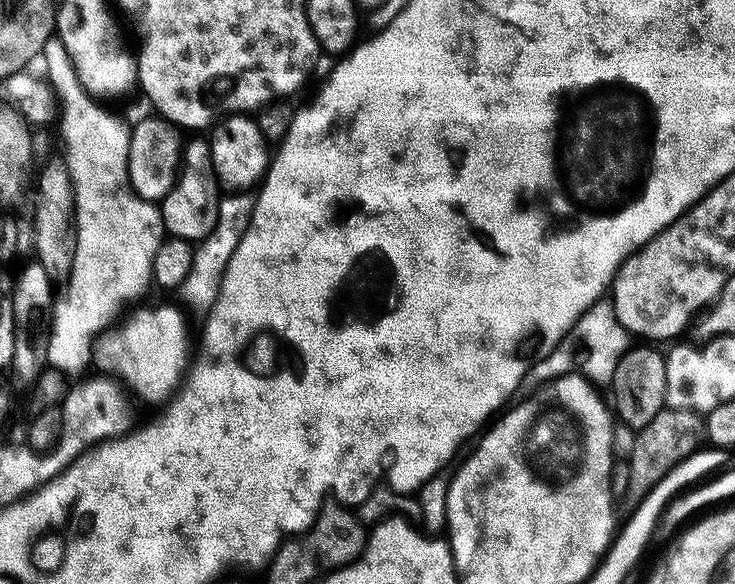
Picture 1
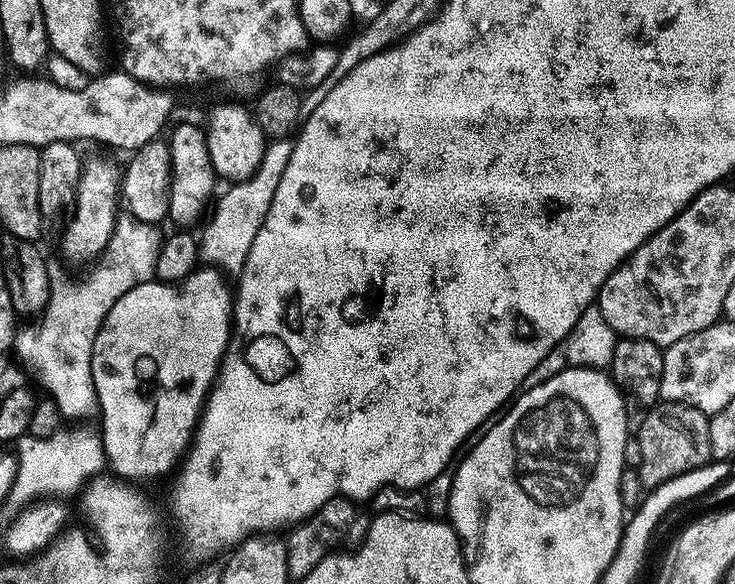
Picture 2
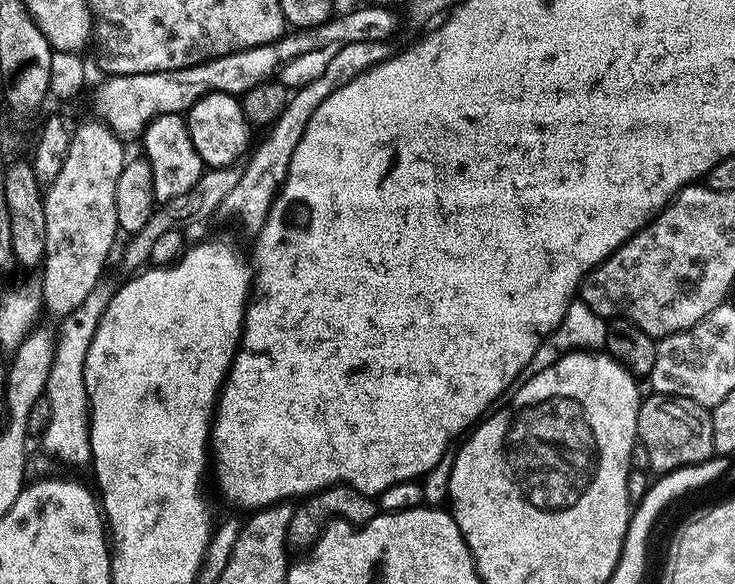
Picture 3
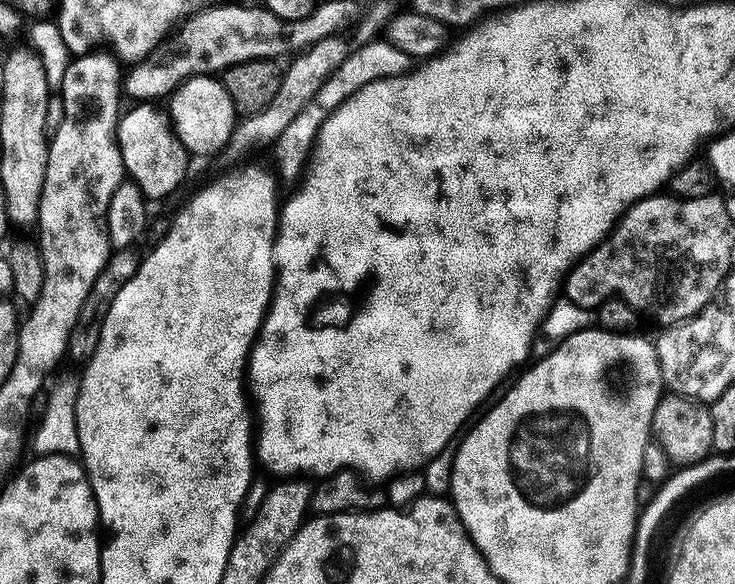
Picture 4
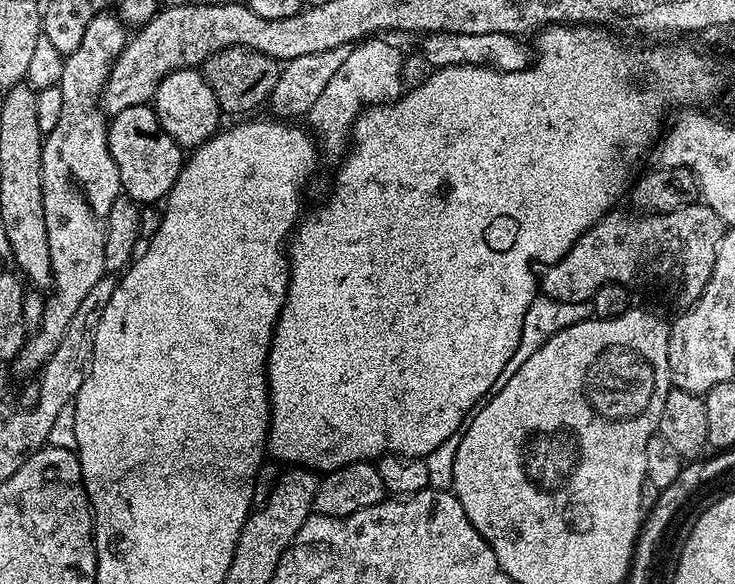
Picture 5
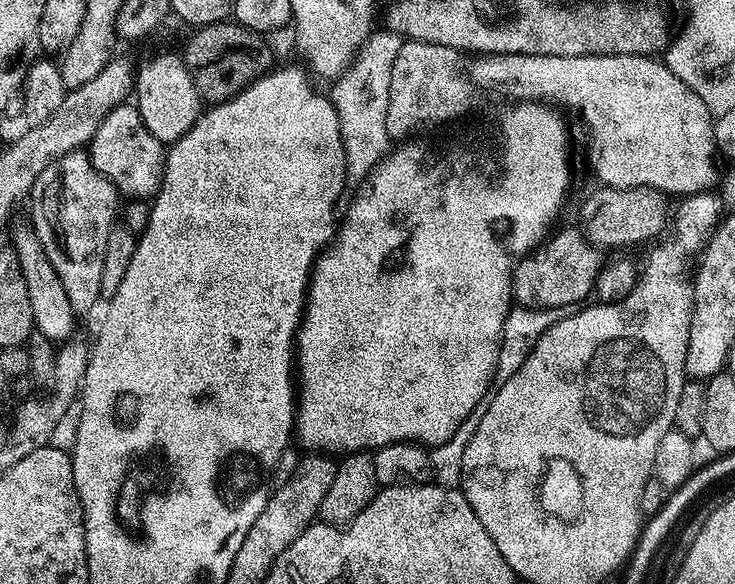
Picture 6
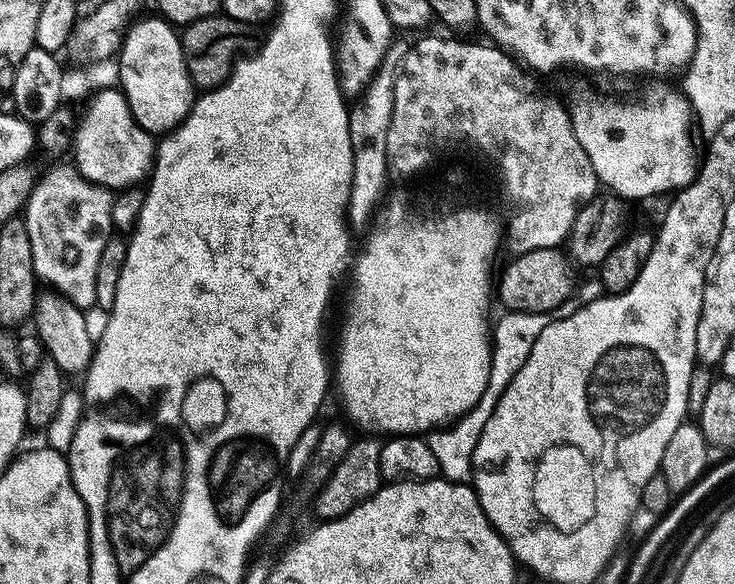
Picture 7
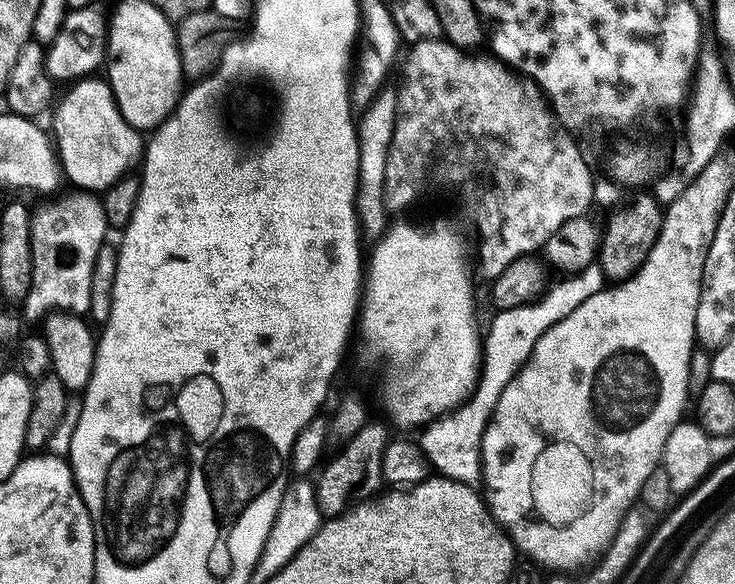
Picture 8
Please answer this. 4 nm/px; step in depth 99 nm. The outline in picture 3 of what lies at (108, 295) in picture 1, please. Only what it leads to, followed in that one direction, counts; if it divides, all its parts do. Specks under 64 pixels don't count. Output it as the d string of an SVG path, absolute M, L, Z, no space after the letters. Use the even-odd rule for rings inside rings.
M93 294L59 323L54 362L50 366L50 378L44 387L44 395L50 400L50 422L42 435L44 452L64 464L87 465L92 458L88 433L88 391L86 390L86 350L94 338L96 328L104 313L105 297Z

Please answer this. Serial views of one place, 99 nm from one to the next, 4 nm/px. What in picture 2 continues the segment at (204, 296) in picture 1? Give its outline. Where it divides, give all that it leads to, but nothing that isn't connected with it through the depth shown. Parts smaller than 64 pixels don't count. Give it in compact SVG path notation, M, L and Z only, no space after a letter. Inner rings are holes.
M276 138L265 147L264 157L252 176L227 185L224 193L215 197L207 217L208 225L198 232L198 256L205 265L217 270L239 269L248 250L249 242L257 233L258 226L264 220L264 214L278 188L282 170L292 149L291 143L284 138ZM216 202L216 205L215 205ZM212 212L212 217L211 216Z

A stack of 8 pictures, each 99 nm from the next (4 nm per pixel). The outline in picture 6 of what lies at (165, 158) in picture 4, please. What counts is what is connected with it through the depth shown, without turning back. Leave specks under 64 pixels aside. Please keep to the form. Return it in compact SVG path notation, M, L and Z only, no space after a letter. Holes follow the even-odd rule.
M135 103L120 104L98 126L90 145L92 165L116 187L117 193L124 198L152 198L160 190L164 181L164 158L166 145L142 122L142 114Z

